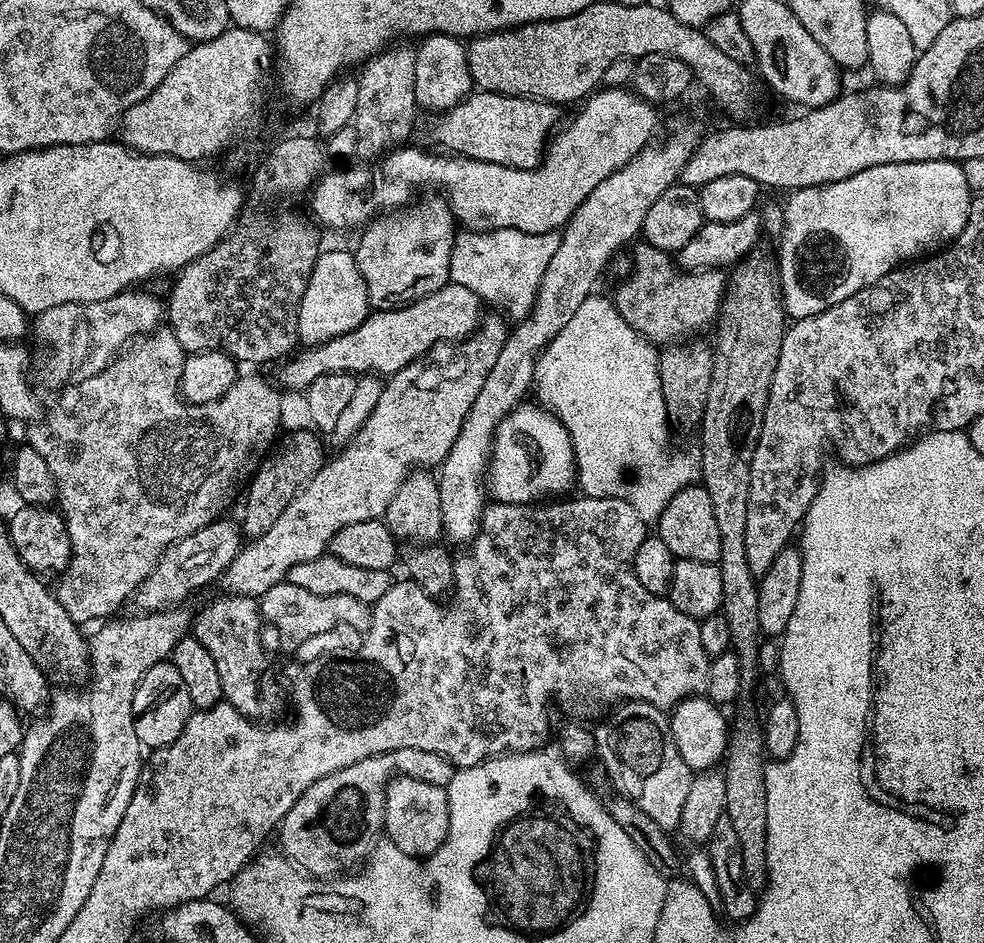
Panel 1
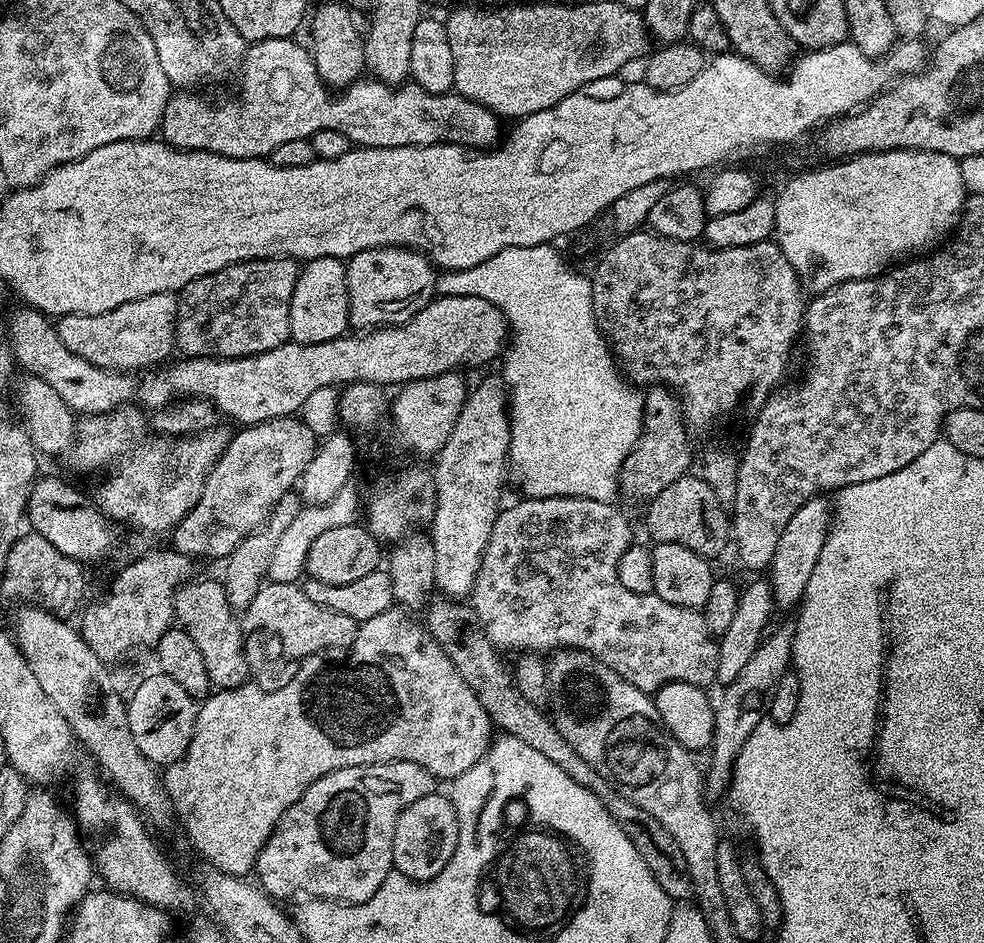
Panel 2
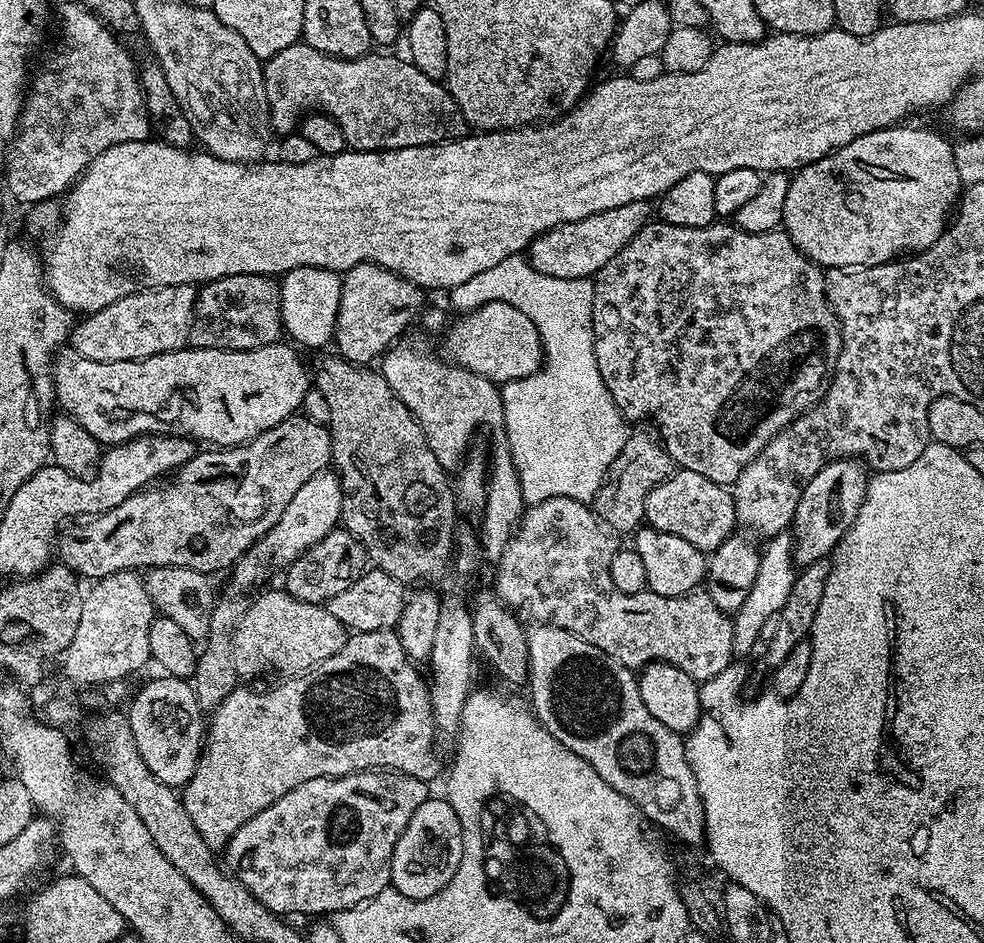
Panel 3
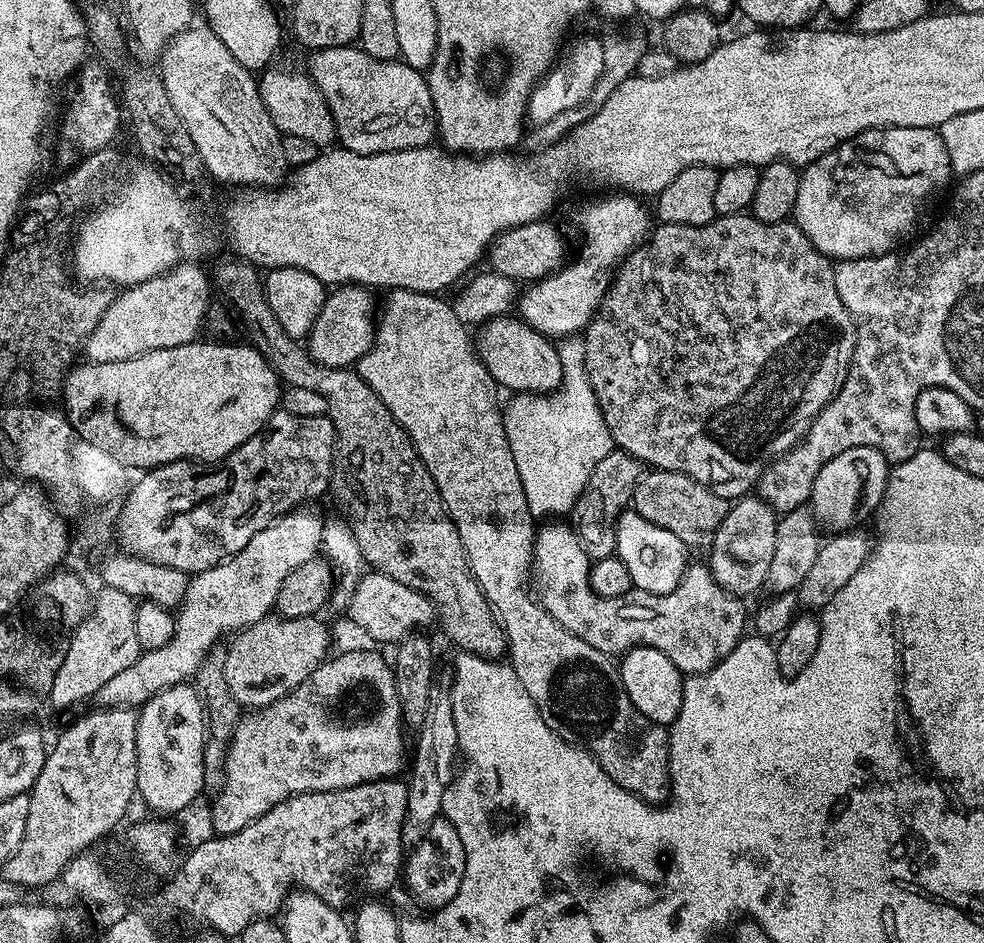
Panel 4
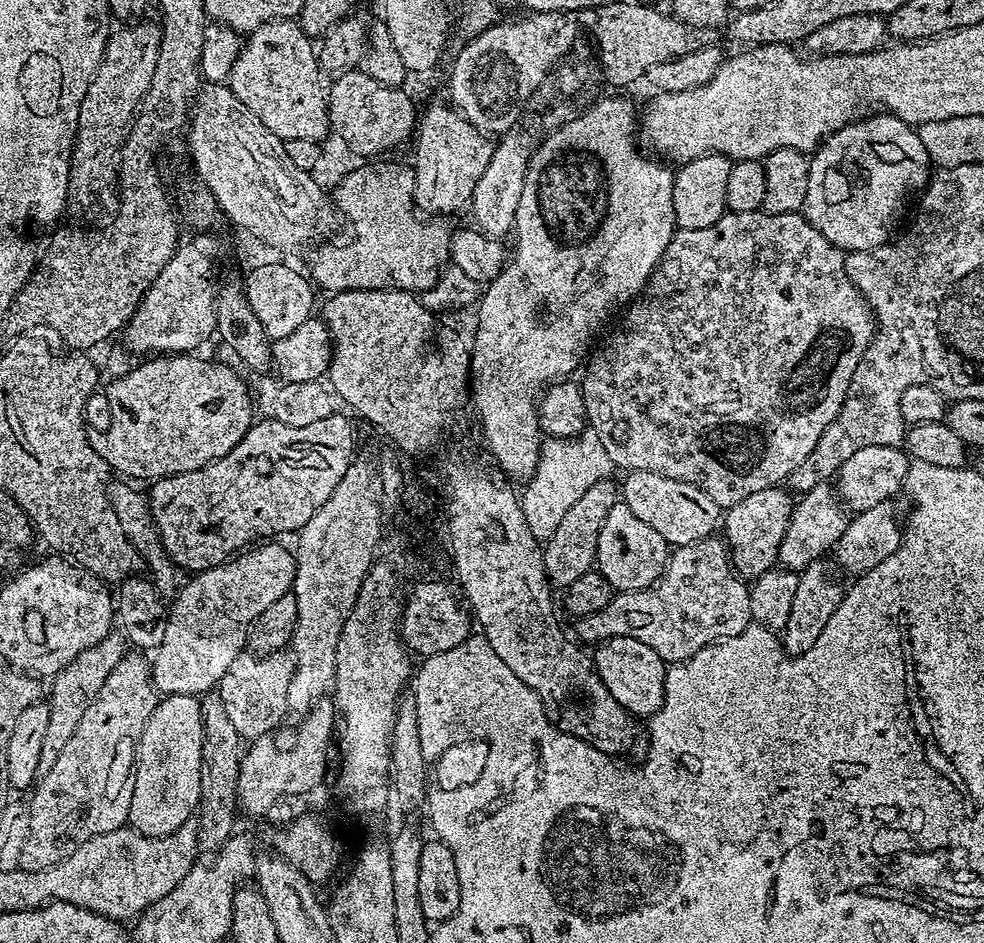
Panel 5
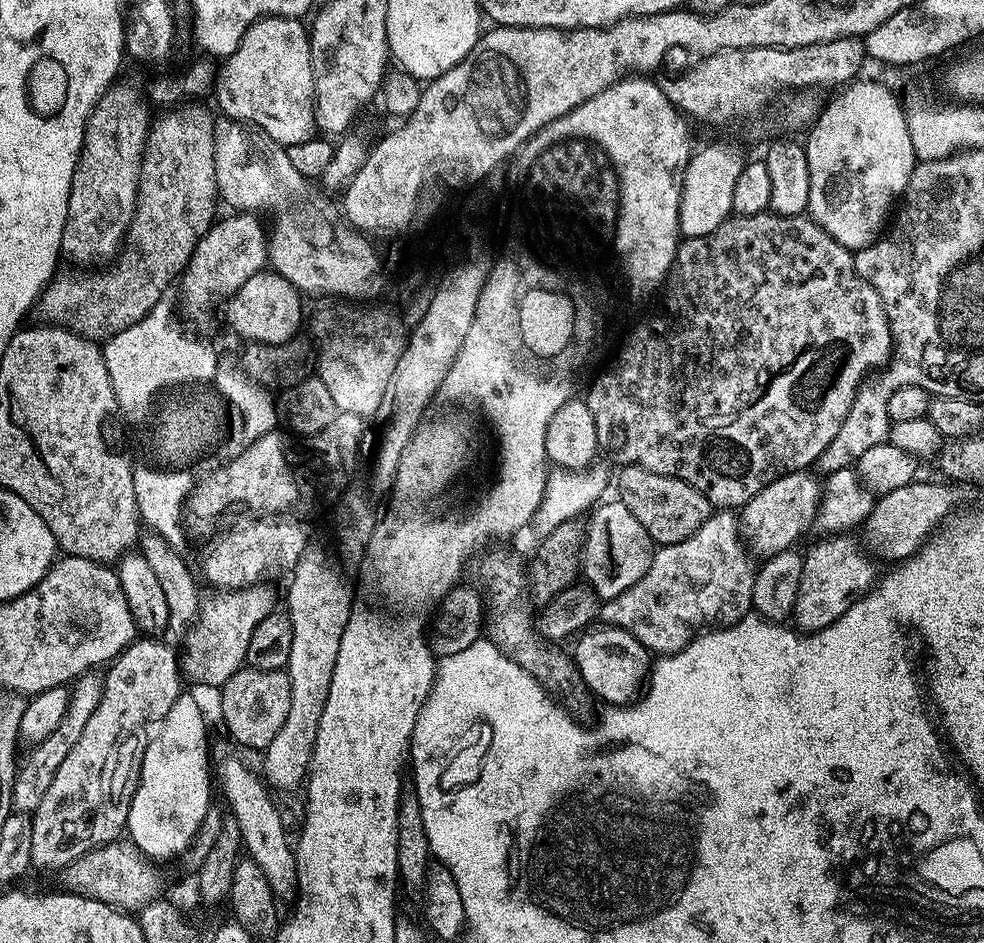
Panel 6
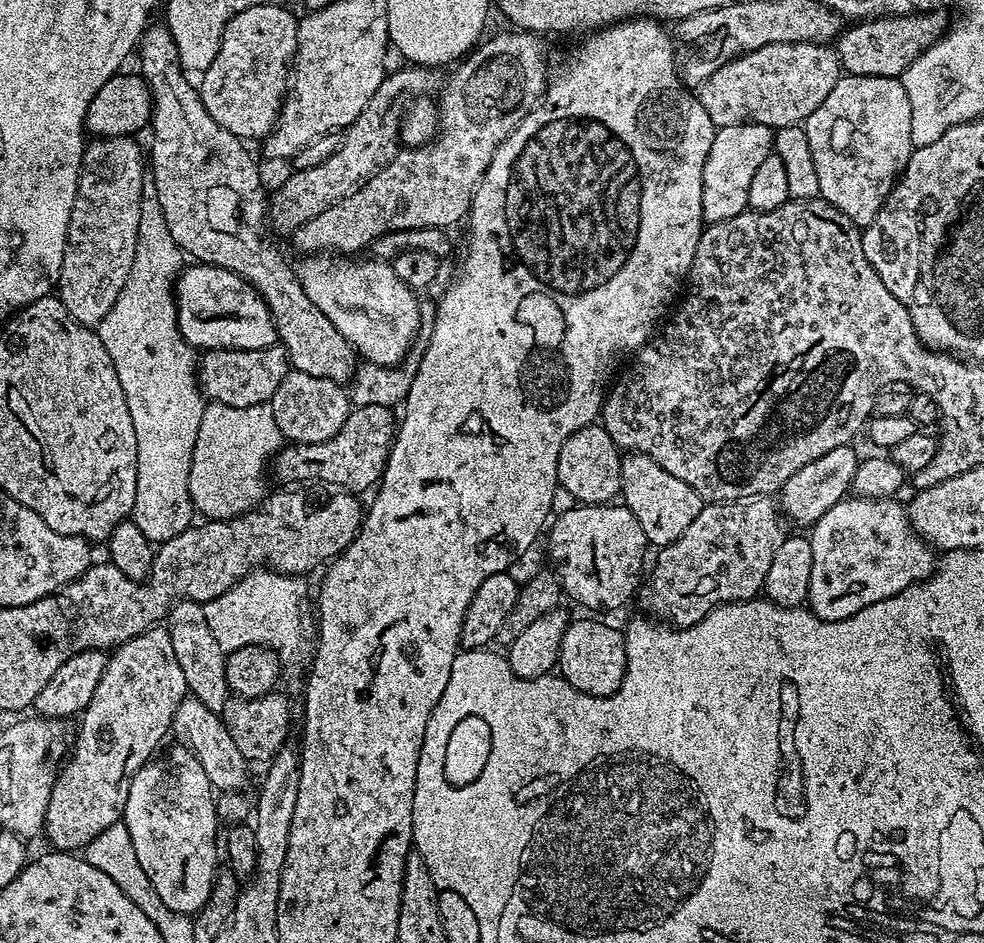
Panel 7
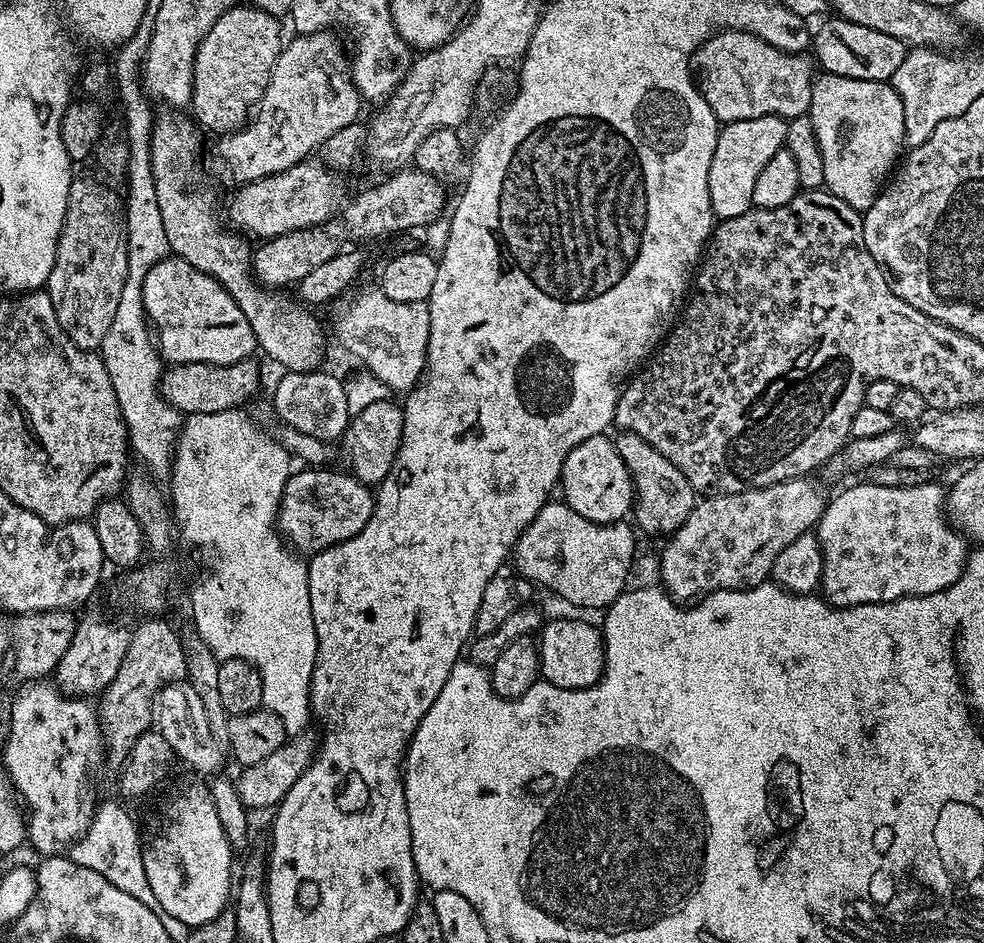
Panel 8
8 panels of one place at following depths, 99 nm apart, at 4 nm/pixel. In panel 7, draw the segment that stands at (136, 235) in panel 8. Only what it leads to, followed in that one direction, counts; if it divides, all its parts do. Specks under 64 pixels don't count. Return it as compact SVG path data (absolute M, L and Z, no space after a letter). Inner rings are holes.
M146 180L143 184L143 198L140 200L134 264L114 306L100 325L97 325L96 333L114 364L115 373L118 374L122 392L126 397L131 422L134 423L138 451L138 482L135 486L135 505L132 507L131 519L153 544L169 541L191 527L195 513L192 499L189 497L189 476L193 448L197 442L206 400L197 378L197 353L192 345L182 338L177 326L172 283L185 262L185 253L174 242L169 227L166 226L165 214L158 201L157 187L152 181Z

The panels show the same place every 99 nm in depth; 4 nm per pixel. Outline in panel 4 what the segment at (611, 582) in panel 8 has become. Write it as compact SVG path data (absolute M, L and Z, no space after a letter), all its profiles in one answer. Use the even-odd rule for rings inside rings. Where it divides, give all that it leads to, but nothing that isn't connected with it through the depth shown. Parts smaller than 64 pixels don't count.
M625 510L616 519L615 555L620 557L626 570L630 570L633 589L650 594L670 594L670 590L678 586L682 574L688 569L690 563L688 552L690 552L689 545L684 544L682 538L670 534L670 530L662 530L662 526L654 526L654 522L642 518L642 514L638 514L635 510Z

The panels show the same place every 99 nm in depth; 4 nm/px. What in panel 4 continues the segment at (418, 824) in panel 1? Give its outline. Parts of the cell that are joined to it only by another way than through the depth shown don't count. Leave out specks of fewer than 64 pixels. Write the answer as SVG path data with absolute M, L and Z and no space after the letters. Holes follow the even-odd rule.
M446 818L430 821L422 838L411 845L406 863L402 868L402 880L408 883L408 892L421 904L421 909L435 910L446 906L454 894L458 894L458 886L462 886L462 878L466 870L466 850L462 846L462 838L458 838L458 830Z

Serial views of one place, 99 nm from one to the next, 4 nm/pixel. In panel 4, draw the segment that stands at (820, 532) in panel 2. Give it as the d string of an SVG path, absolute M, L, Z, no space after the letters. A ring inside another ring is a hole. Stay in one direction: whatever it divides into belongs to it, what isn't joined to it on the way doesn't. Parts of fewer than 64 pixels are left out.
M863 444L850 450L842 450L842 454L830 458L830 462L826 462L822 470L818 470L818 478L814 478L810 501L813 516L832 534L863 525L860 523L868 515L871 517L884 501L889 475L890 462L877 448Z

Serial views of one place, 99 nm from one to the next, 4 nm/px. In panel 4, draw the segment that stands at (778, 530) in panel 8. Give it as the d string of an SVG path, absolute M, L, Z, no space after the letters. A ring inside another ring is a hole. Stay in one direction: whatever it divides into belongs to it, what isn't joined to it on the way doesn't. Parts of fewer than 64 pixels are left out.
M564 522L545 523L548 525L545 528L543 525L537 531L536 542L532 546L534 588L538 593L540 605L563 628L570 630L570 634L582 638L582 642L594 646L594 650L602 650L609 654L623 654L629 648L639 647L662 650L662 654L666 654L666 658L670 658L670 662L674 662L674 666L678 666L682 674L699 674L708 672L719 660L726 658L726 654L730 654L730 650L734 650L736 643L745 635L741 597L734 596L722 586L718 586L712 569L704 562L689 563L678 586L670 590L670 594L650 594L633 590L618 598L597 596L588 577L590 557L587 548L580 543L580 537L576 535L576 529L571 523L560 523Z

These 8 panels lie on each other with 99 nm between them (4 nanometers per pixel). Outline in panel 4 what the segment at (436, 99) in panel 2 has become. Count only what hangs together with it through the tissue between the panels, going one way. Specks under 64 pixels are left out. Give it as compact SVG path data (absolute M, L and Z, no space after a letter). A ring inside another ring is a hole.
M359 46L321 48L313 51L311 56L312 61L306 65L307 71L326 98L336 123L339 143L347 151L369 156L375 152L427 148L437 139L436 103L432 101L432 90L429 81L424 81L423 71L412 68L399 59L379 60L366 54Z

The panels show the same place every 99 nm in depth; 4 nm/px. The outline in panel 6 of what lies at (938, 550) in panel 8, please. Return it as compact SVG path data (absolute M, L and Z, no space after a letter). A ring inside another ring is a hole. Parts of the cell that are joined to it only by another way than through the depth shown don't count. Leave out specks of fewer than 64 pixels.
M828 534L809 552L803 553L802 582L798 585L798 602L794 624L805 633L816 632L834 623L861 596L873 591L877 583L876 568L860 553L860 544L852 534Z

